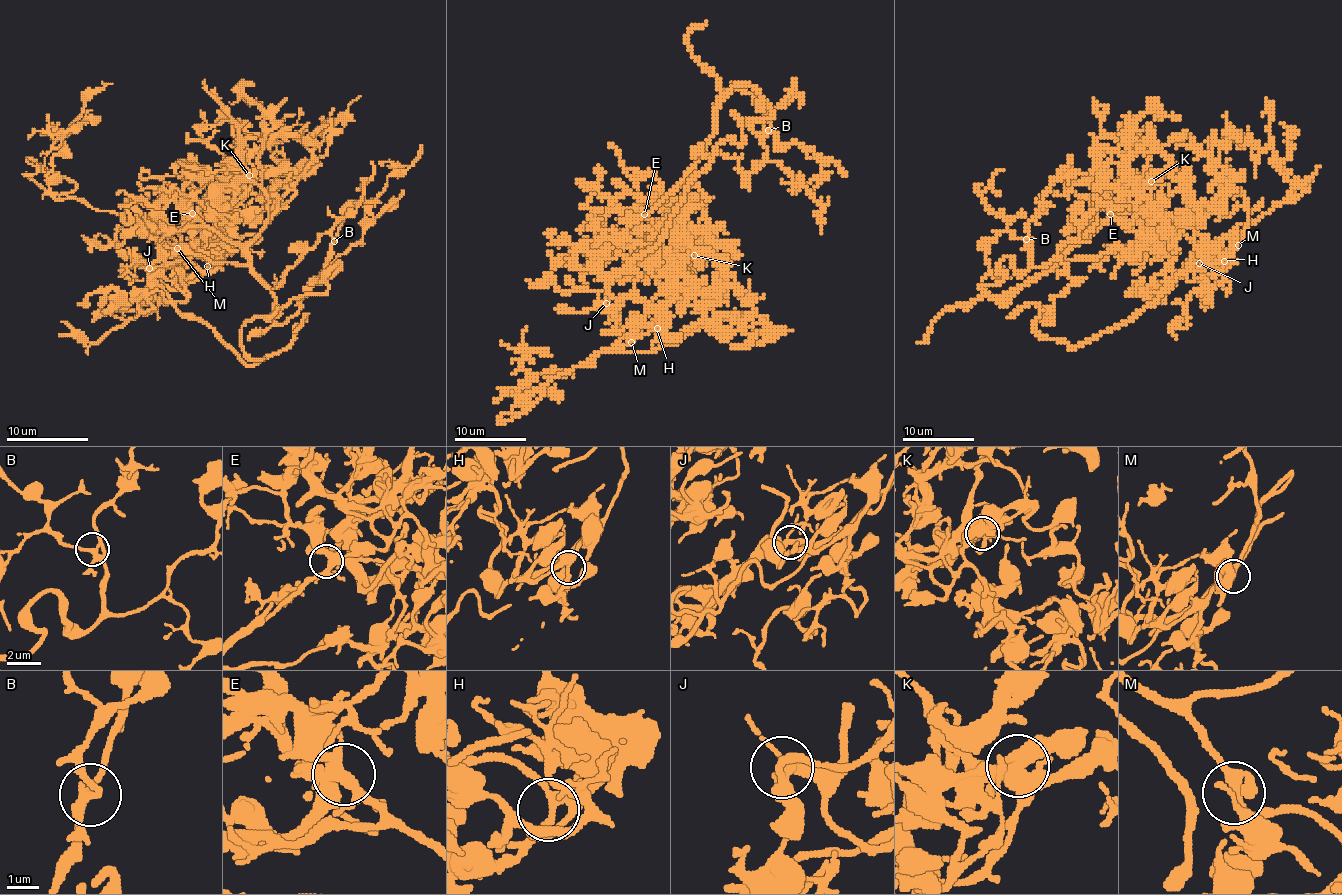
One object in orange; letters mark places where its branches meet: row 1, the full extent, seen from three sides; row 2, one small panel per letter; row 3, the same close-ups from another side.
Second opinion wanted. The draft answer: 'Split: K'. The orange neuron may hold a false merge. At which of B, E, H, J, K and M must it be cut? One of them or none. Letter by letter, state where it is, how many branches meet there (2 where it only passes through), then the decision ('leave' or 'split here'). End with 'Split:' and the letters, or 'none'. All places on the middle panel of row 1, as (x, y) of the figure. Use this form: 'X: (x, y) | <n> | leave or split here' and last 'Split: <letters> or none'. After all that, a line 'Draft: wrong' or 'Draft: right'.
B: (768, 130) | 4 | leave
E: (644, 214) | 6 | leave
H: (657, 328) | 3 | leave
J: (606, 303) | 3 | leave
K: (694, 255) | 4 | split here
M: (631, 342) | 3 | leave
Split: K
Draft: right

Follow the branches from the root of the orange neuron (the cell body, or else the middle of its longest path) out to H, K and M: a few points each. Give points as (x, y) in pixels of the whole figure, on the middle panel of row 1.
H: (648, 229), (649, 241), (678, 267), (667, 277), (667, 295), (676, 297), (655, 308), (662, 322), (657, 328)
K: (648, 229), (653, 234), (649, 241), (666, 254), (689, 256), (694, 247), (694, 256)
M: (648, 229), (649, 241), (678, 267), (667, 277), (667, 295), (676, 297), (655, 308), (662, 322), (631, 342)

